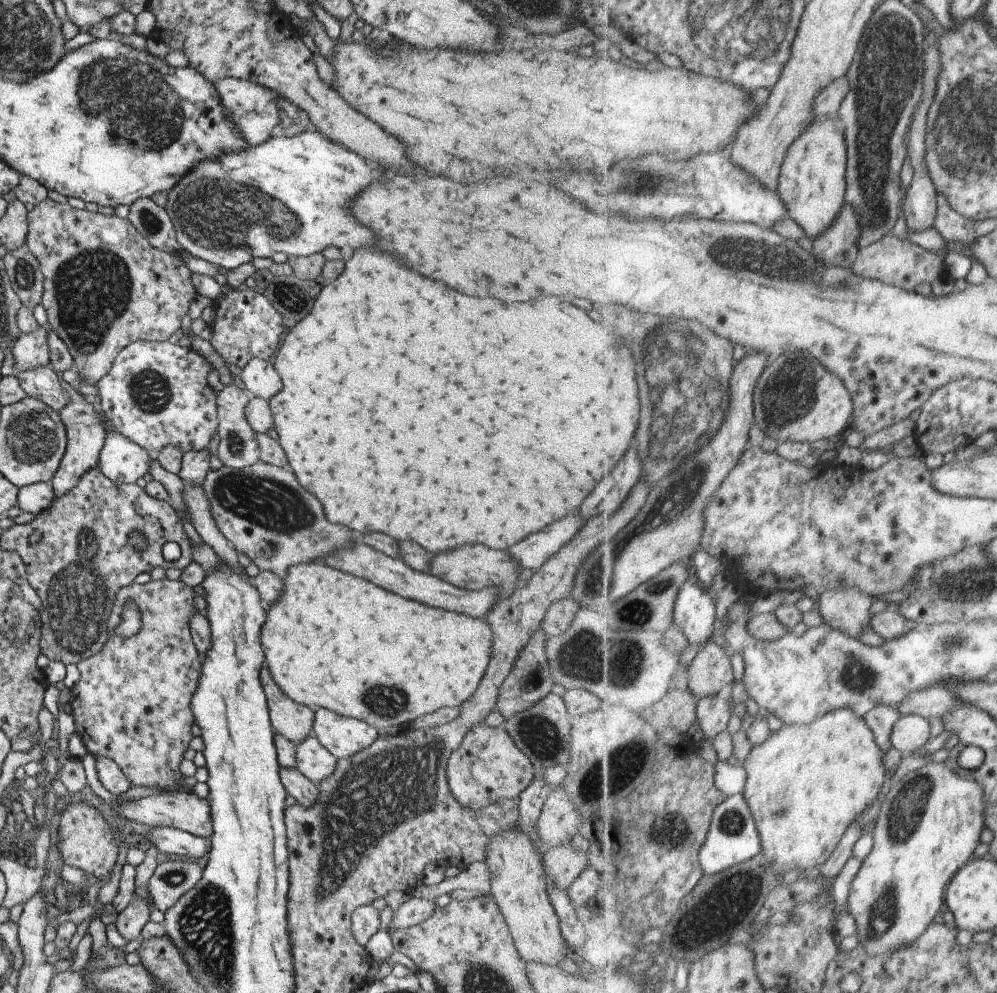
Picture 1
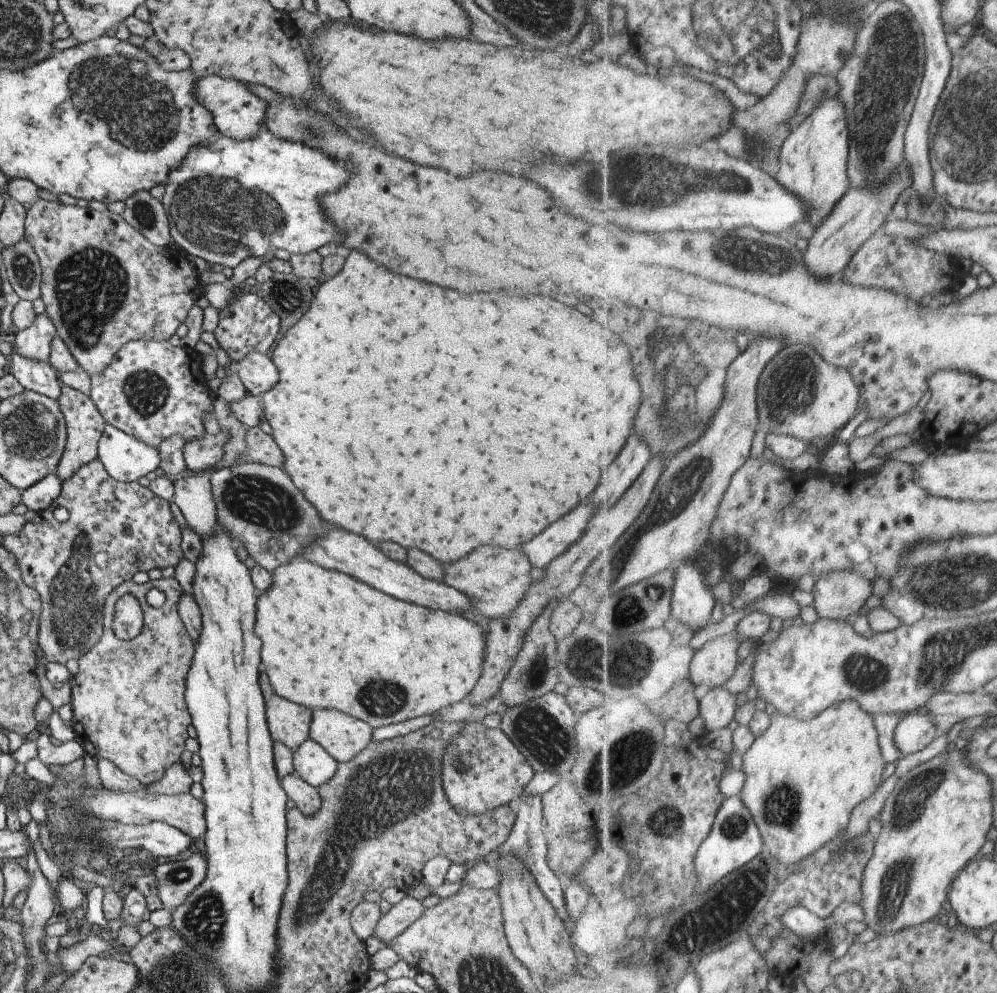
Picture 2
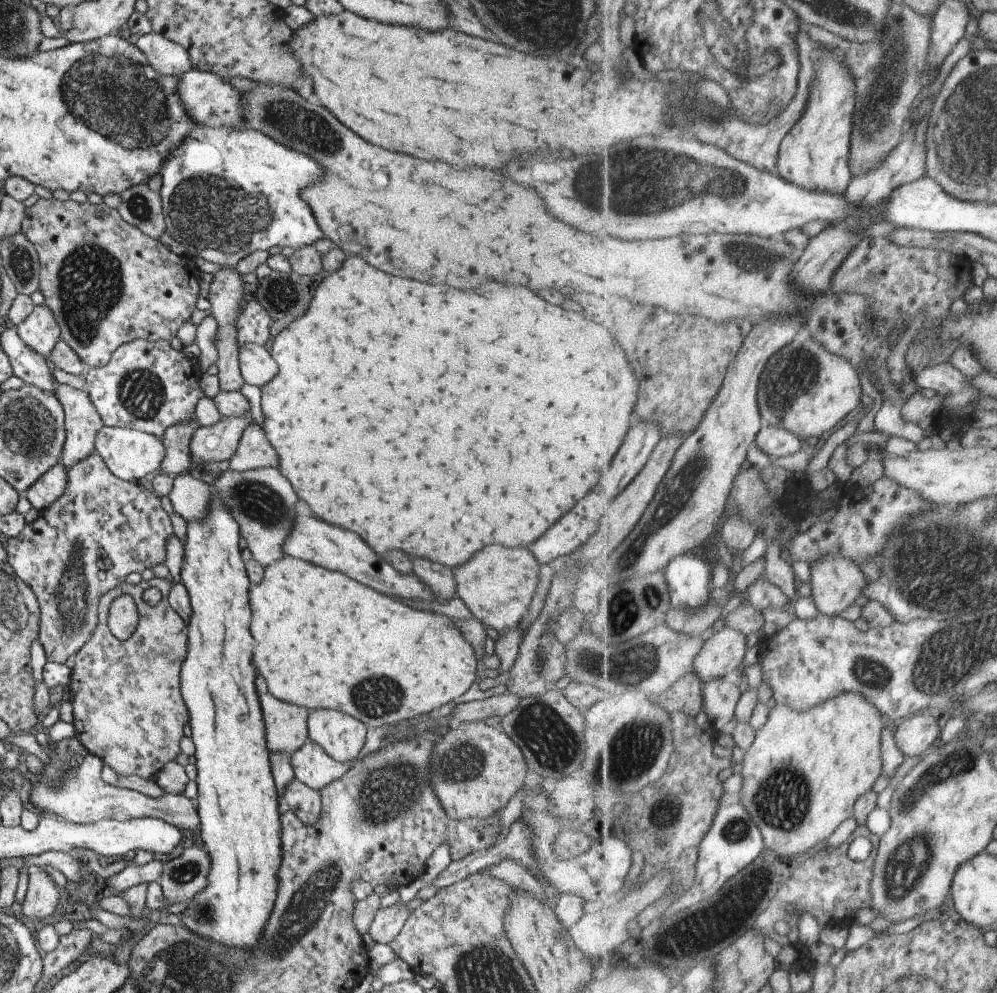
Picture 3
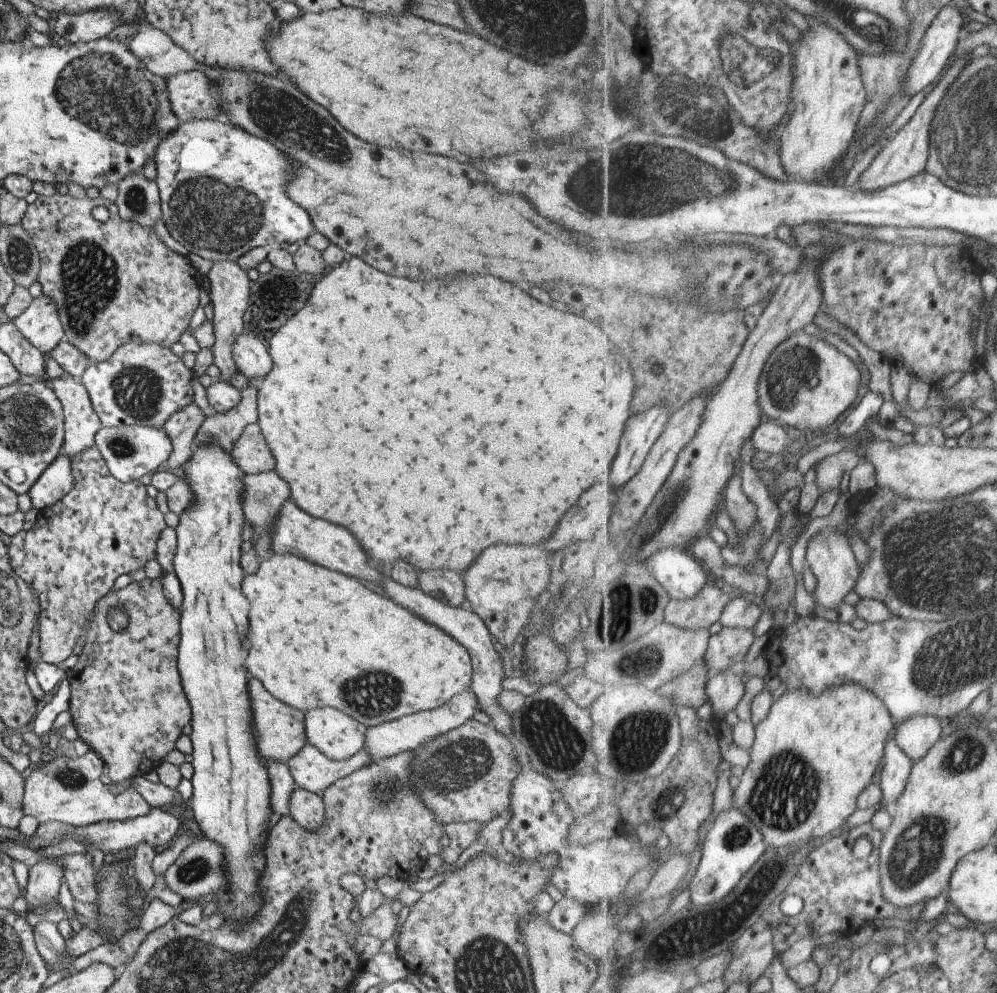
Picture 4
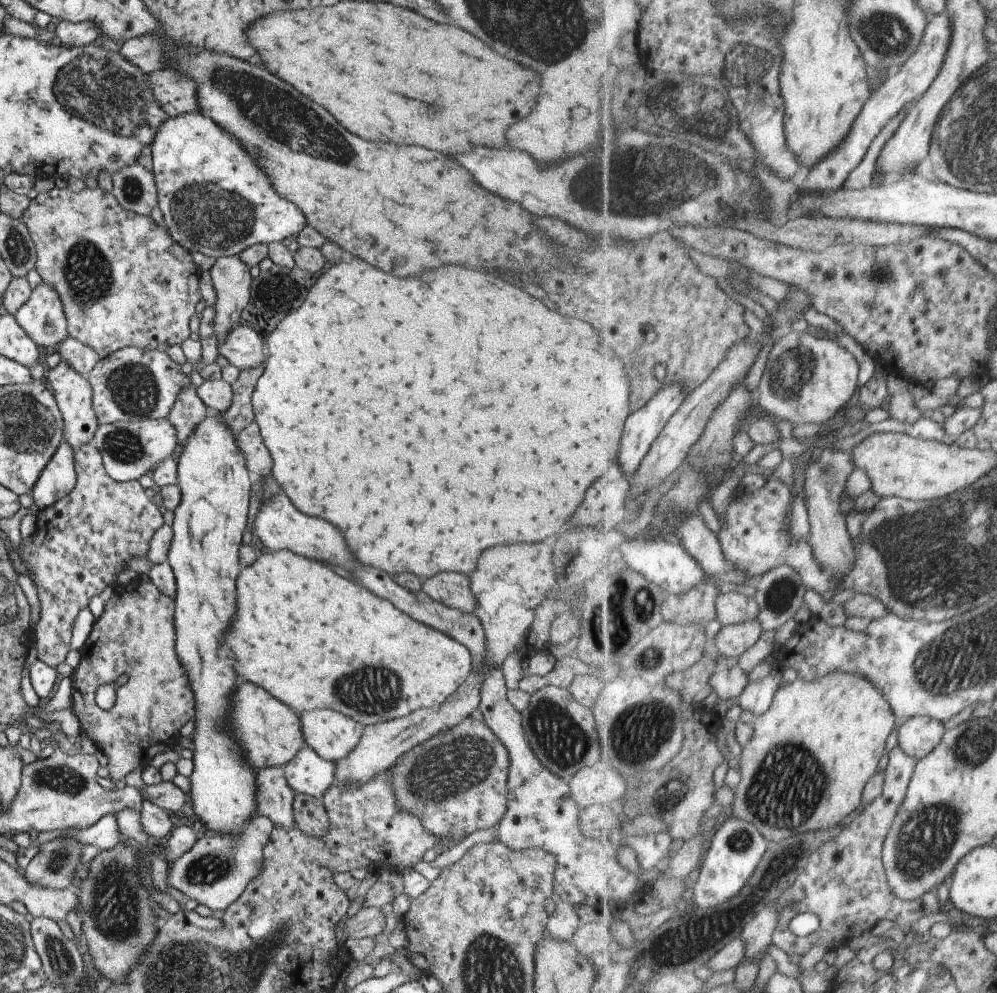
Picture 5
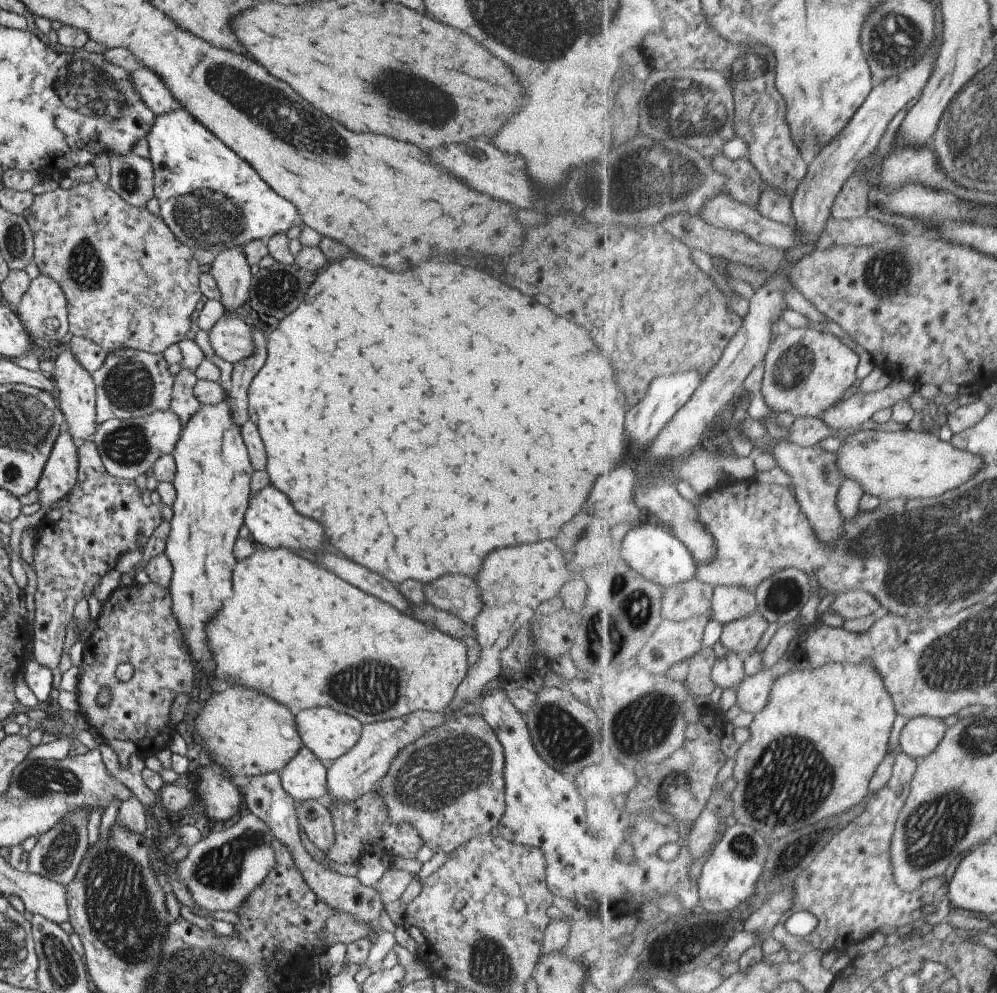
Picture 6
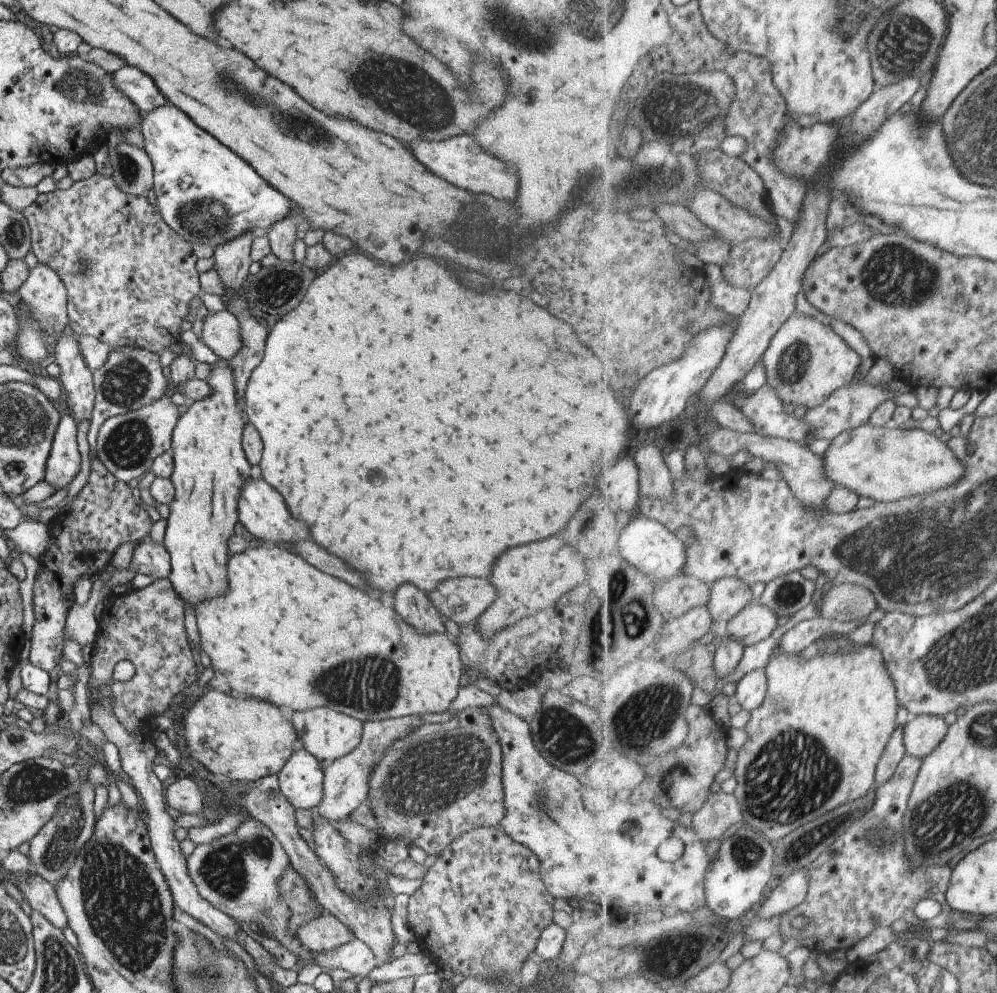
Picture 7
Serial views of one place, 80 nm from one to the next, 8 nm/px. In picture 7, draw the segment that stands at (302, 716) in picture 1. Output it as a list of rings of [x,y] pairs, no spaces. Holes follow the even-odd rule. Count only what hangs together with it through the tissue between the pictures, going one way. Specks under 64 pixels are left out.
[[[211,690],[199,696],[180,720],[184,731],[182,736],[189,749],[189,758],[199,762],[208,772],[221,774],[233,783],[240,780],[251,783],[265,776],[275,775],[293,754],[291,744],[295,742],[295,732],[290,722],[283,720],[281,712],[267,702],[259,702],[253,698],[233,698],[229,694]]]

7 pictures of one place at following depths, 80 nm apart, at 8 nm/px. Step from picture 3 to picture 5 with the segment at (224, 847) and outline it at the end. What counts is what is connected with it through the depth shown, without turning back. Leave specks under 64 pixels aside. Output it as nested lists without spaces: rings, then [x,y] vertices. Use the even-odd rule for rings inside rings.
[[[221,413],[205,417],[185,438],[176,459],[177,486],[181,500],[173,510],[170,525],[173,532],[166,564],[171,568],[175,582],[173,624],[175,630],[175,654],[181,668],[187,674],[189,688],[195,700],[193,742],[193,772],[188,777],[190,790],[188,802],[199,824],[213,830],[216,834],[233,836],[241,832],[243,824],[253,818],[255,812],[255,771],[249,768],[237,742],[233,740],[227,726],[227,714],[231,710],[231,694],[235,684],[235,672],[229,670],[225,656],[219,656],[221,638],[225,636],[229,622],[235,614],[235,578],[239,574],[237,550],[241,544],[242,533],[246,527],[249,510],[250,484],[252,477],[247,473],[243,452],[239,450],[235,437],[221,422]]]

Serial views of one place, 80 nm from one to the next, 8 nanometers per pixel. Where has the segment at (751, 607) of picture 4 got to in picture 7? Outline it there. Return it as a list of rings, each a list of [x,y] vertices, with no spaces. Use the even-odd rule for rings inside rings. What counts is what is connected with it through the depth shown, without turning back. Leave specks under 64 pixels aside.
[[[721,578],[712,584],[711,599],[707,606],[715,623],[728,624],[751,602],[754,602],[754,595],[749,584],[739,578]]]

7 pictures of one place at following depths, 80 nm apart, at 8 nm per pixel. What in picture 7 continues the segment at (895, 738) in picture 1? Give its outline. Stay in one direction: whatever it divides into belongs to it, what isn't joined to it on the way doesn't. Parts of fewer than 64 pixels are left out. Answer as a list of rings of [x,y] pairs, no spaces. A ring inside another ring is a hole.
[[[941,716],[909,717],[903,738],[907,754],[927,759],[948,736],[948,729],[947,722]]]

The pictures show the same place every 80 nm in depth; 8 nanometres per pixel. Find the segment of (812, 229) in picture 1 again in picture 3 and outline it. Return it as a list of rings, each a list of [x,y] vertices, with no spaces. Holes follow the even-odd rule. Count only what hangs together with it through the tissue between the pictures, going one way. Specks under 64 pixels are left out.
[[[825,48],[814,54],[817,78],[810,90],[808,107],[801,120],[787,134],[780,146],[777,172],[791,184],[830,195],[848,191],[854,174],[850,169],[853,117],[857,104],[855,79],[839,50]]]

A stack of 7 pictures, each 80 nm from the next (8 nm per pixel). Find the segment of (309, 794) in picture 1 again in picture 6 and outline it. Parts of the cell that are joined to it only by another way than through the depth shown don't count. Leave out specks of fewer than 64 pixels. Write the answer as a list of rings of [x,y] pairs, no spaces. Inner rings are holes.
[[[306,800],[297,802],[295,807],[296,819],[305,836],[324,852],[334,843],[332,818],[325,804],[322,800]]]

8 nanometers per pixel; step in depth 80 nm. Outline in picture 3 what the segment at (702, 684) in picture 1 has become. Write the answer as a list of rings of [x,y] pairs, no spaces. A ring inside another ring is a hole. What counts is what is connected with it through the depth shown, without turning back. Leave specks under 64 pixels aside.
[[[727,626],[706,638],[701,652],[695,657],[694,672],[706,684],[717,678],[733,677],[745,652],[745,635]]]

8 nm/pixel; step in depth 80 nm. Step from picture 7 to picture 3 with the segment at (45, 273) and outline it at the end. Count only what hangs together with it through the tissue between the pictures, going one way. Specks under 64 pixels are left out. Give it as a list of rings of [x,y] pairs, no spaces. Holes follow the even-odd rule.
[[[40,304],[33,306],[32,312],[29,312],[17,326],[13,326],[21,342],[37,352],[43,359],[47,360],[51,349],[60,338],[60,330],[51,310]]]

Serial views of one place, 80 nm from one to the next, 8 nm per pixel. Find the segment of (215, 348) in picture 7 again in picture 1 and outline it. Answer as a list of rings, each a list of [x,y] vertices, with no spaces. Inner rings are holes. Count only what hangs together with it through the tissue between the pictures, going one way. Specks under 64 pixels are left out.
[[[252,358],[241,369],[241,382],[250,396],[268,401],[282,387],[271,361]]]

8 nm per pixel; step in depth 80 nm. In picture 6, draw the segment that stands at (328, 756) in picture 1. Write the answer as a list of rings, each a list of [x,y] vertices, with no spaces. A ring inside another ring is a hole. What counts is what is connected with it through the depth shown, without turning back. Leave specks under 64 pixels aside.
[[[301,747],[295,756],[278,771],[283,790],[295,803],[323,800],[326,790],[326,764],[307,747]]]

